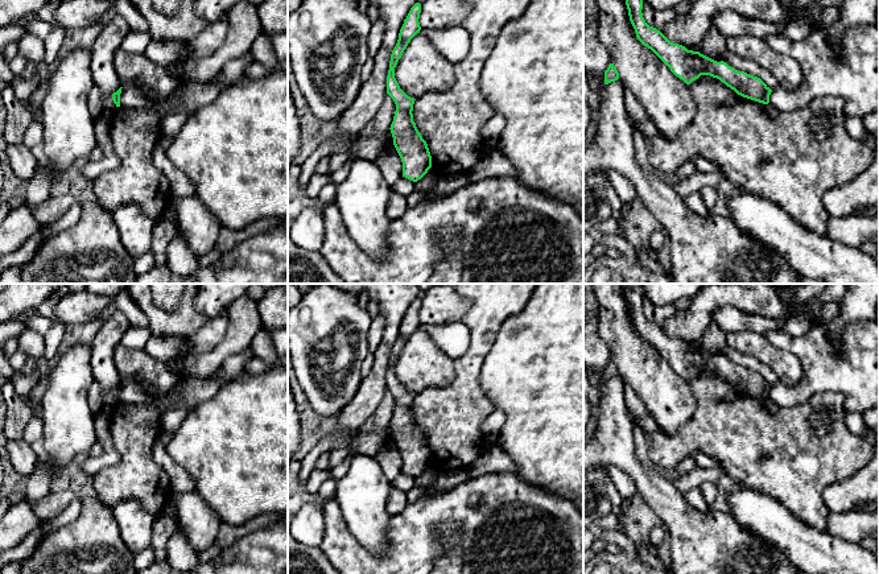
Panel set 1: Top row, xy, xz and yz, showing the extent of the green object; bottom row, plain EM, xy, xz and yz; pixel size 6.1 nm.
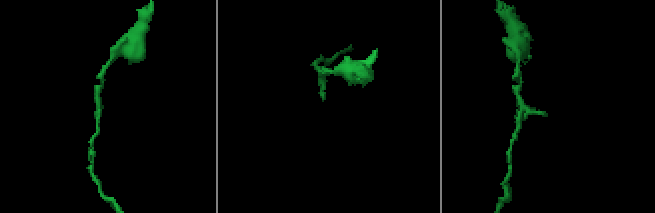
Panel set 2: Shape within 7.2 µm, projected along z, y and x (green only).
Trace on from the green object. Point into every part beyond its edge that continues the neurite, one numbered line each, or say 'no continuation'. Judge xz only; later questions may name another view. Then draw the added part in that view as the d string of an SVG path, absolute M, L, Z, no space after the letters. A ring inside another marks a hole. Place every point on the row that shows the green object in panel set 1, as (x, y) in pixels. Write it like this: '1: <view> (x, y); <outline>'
no continuation

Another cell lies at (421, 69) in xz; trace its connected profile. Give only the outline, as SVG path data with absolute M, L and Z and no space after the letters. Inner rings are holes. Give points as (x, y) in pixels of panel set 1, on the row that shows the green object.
M417 33L399 59L395 78L408 96L417 99L433 91L449 90L455 74L454 65L425 36Z

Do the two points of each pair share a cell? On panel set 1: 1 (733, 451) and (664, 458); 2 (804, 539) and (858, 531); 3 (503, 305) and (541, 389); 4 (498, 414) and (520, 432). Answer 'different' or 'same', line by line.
1: same
2: different
3: different
4: different

